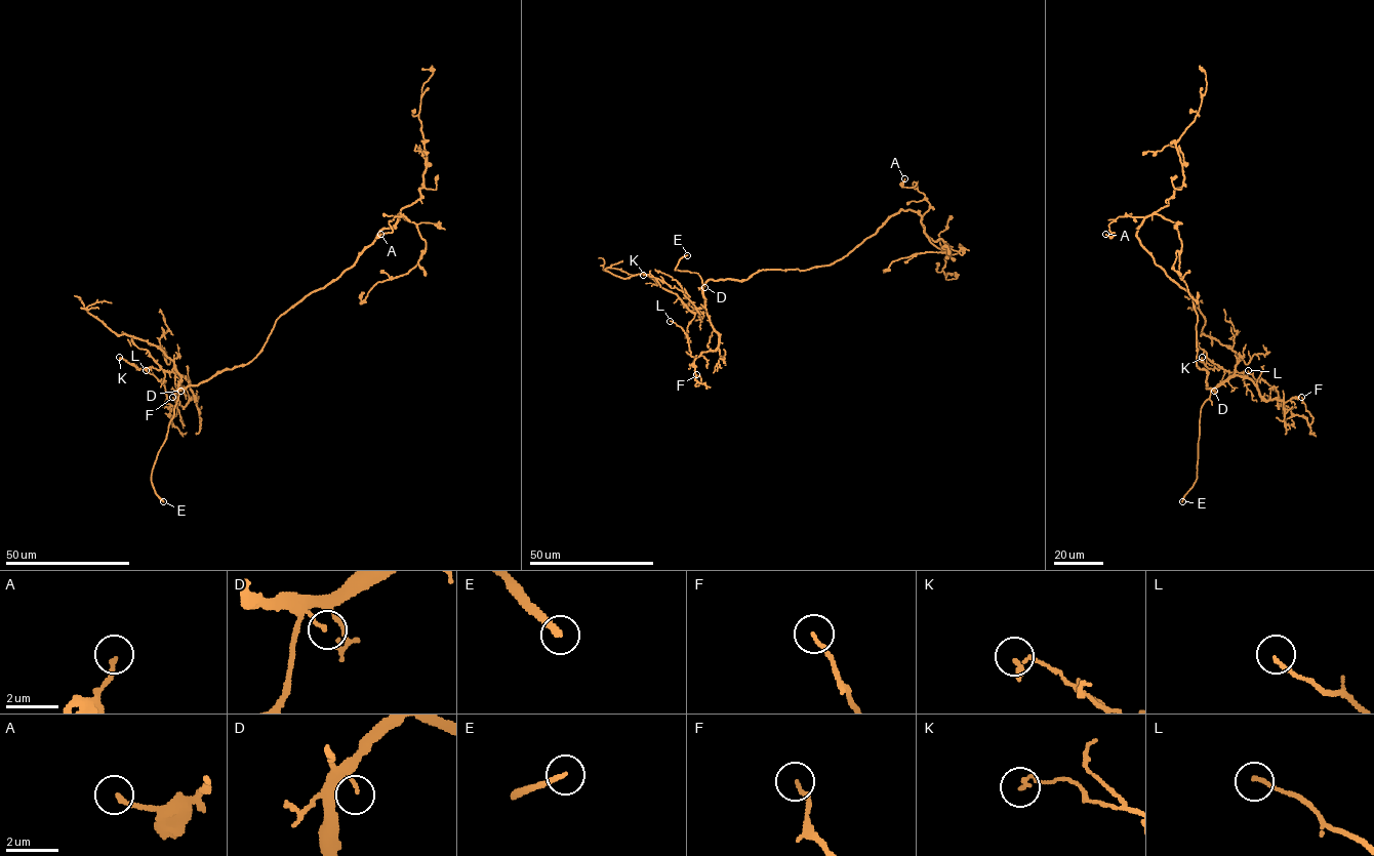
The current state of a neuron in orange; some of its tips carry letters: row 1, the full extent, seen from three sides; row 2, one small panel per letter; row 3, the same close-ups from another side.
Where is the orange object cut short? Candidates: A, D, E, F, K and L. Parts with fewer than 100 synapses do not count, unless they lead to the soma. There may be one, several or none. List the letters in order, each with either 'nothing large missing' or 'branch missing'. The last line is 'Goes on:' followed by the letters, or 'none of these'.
A: nothing large missing
D: nothing large missing
E: branch missing
F: nothing large missing
K: nothing large missing
L: nothing large missing
Goes on: E

